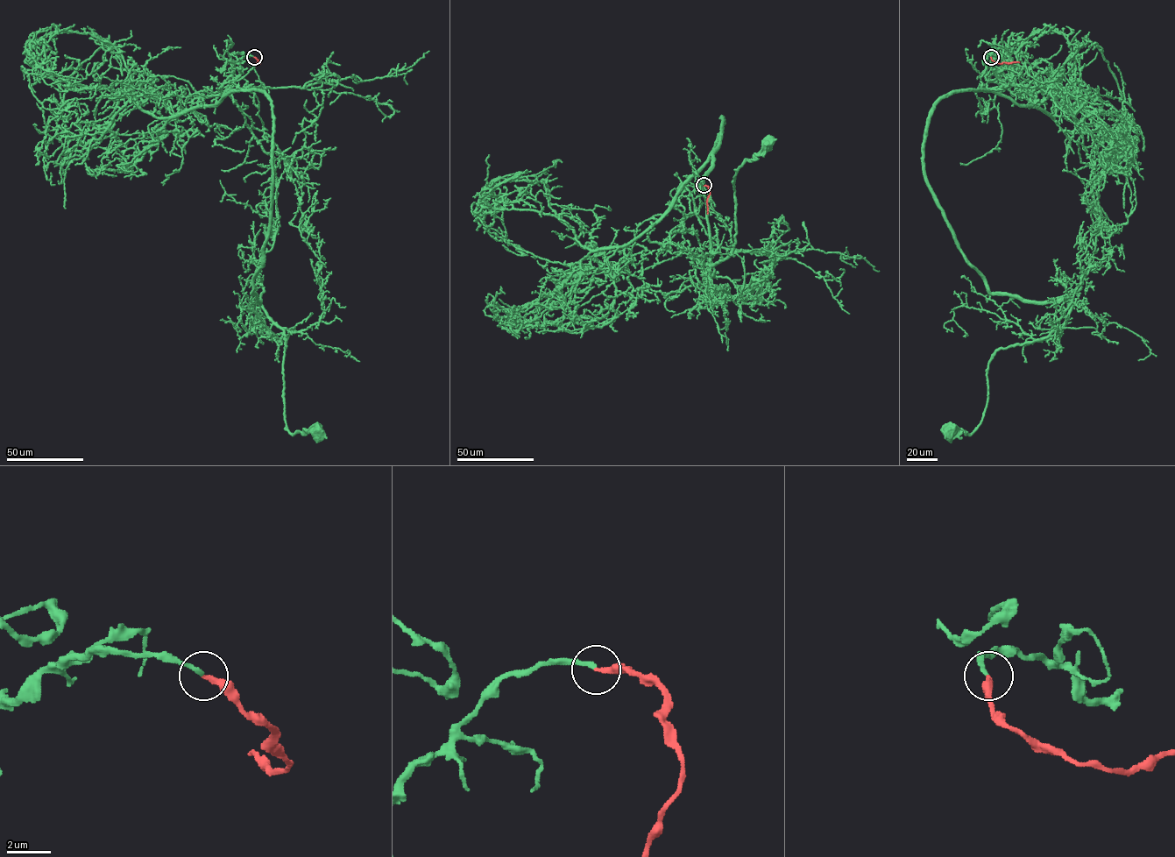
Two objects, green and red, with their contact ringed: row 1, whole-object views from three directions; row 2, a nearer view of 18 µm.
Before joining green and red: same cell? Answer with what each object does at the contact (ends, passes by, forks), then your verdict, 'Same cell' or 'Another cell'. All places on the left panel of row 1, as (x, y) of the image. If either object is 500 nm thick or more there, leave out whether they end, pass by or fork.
At the ring green ends. At the ring red ends. Same cell

